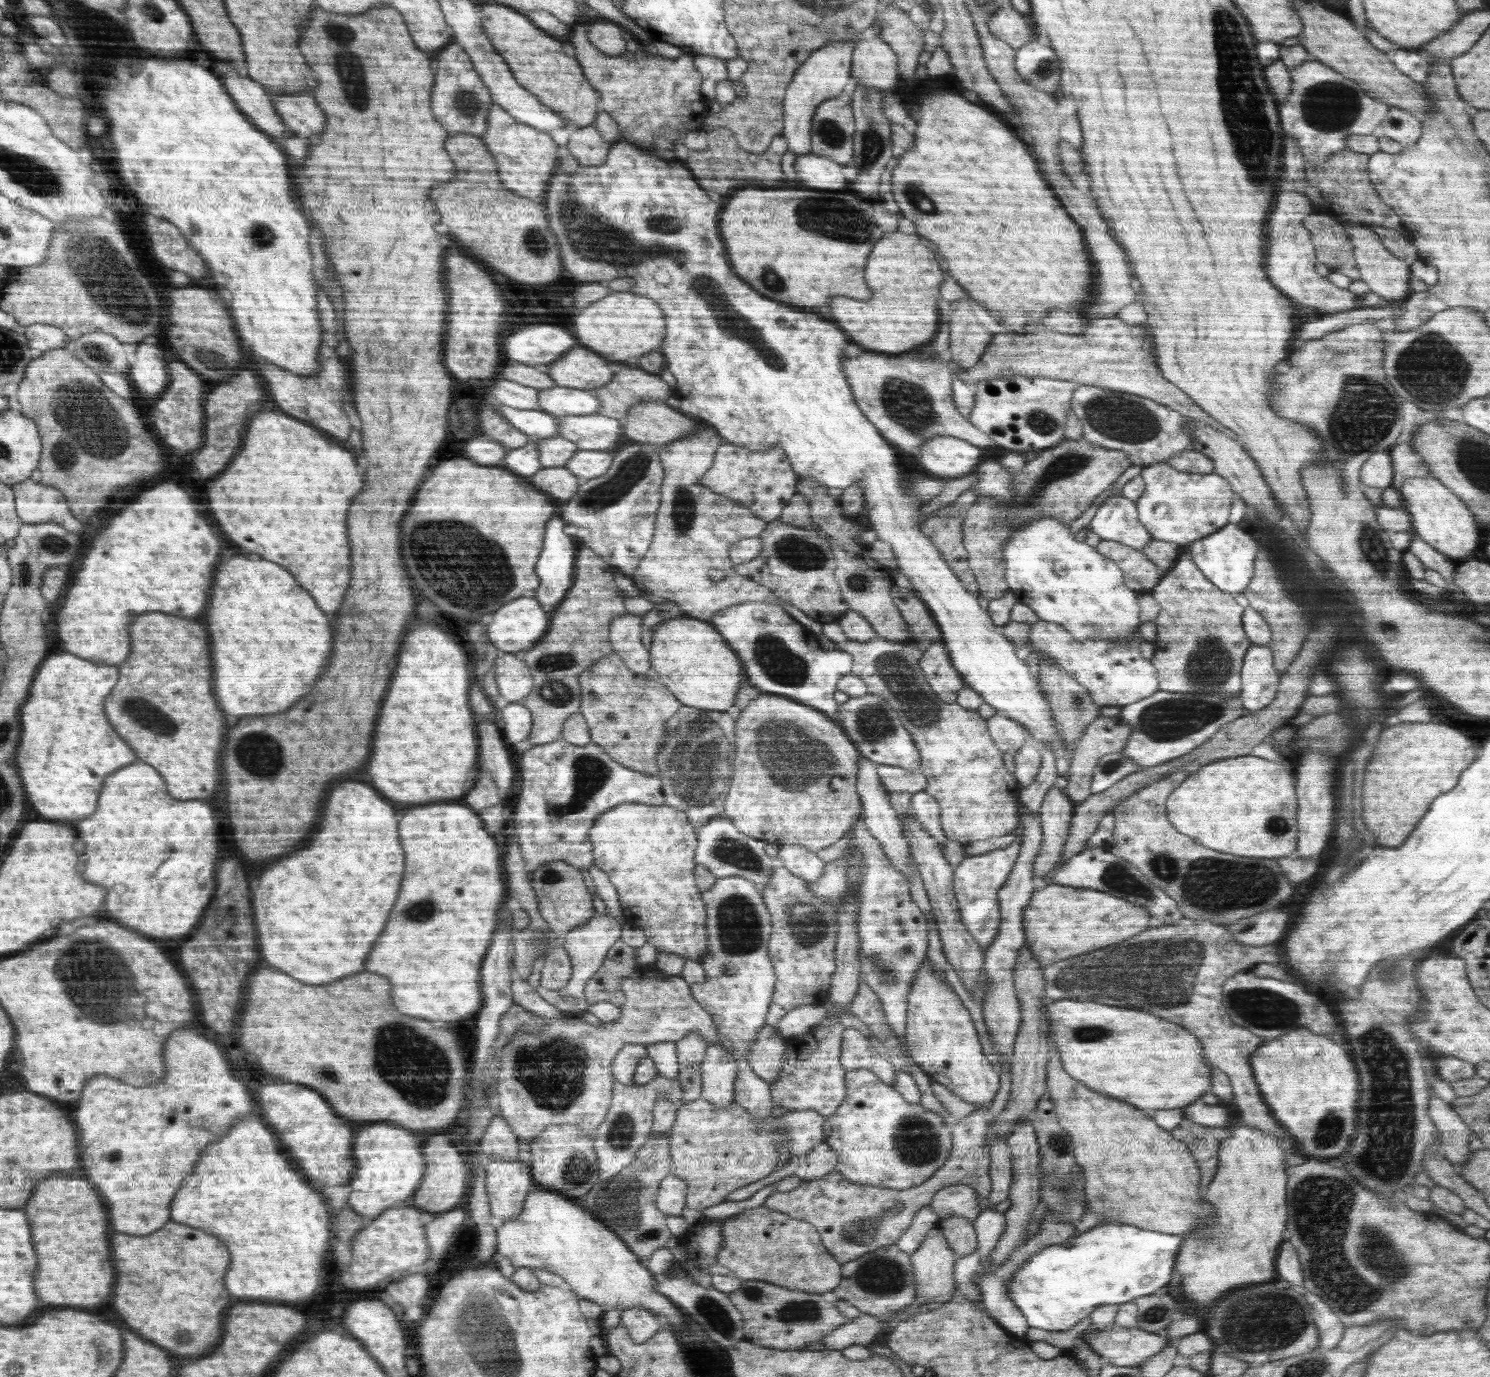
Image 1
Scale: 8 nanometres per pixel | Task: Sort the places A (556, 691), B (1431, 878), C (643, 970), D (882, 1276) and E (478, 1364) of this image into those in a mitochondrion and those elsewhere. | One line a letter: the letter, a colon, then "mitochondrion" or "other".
A: mitochondrion
B: other
C: other
D: mitochondrion
E: mitochondrion

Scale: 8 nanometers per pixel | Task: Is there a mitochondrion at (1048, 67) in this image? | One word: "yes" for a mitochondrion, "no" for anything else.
yes

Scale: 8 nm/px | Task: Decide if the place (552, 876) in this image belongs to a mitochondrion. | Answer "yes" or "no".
yes

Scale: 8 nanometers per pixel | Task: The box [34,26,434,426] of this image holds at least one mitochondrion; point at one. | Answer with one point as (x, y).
(135, 306)

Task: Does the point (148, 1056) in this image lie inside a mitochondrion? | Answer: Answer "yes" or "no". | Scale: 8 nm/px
no

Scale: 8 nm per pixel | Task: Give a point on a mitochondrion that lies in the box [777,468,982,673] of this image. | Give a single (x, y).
(859, 582)

